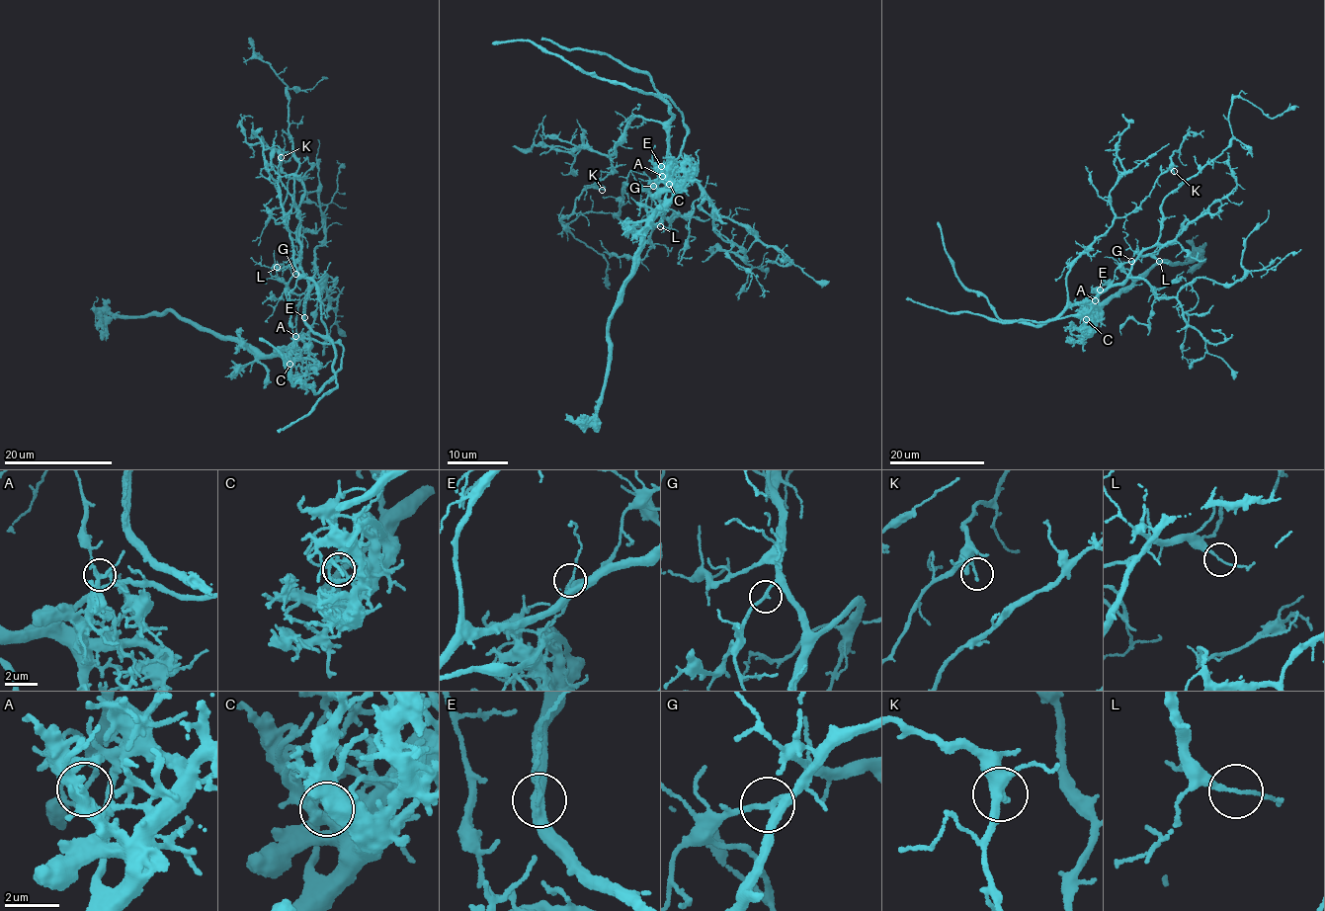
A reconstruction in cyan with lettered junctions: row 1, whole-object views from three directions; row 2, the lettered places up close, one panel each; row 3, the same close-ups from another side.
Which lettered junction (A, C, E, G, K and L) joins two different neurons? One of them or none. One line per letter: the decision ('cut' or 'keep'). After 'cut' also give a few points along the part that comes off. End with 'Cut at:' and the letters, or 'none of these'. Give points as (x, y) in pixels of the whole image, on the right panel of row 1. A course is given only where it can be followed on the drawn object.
A: cut; course (1094, 301), (1099, 311), (1146, 276), (1156, 264), (1194, 260), (1199, 252), (1193, 237), (1199, 235)
C: keep
E: keep
G: keep
K: keep
L: keep
Cut at: A

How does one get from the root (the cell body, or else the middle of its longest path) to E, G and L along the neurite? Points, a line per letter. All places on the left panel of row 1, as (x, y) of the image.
E: (306, 282), (304, 317)
G: (306, 282), (302, 273), (298, 270), (295, 274)
L: (306, 282), (299, 260), (279, 269), (277, 267)

